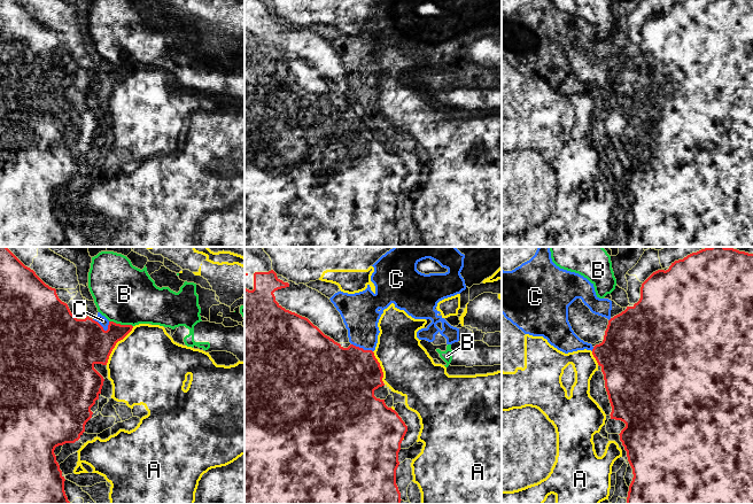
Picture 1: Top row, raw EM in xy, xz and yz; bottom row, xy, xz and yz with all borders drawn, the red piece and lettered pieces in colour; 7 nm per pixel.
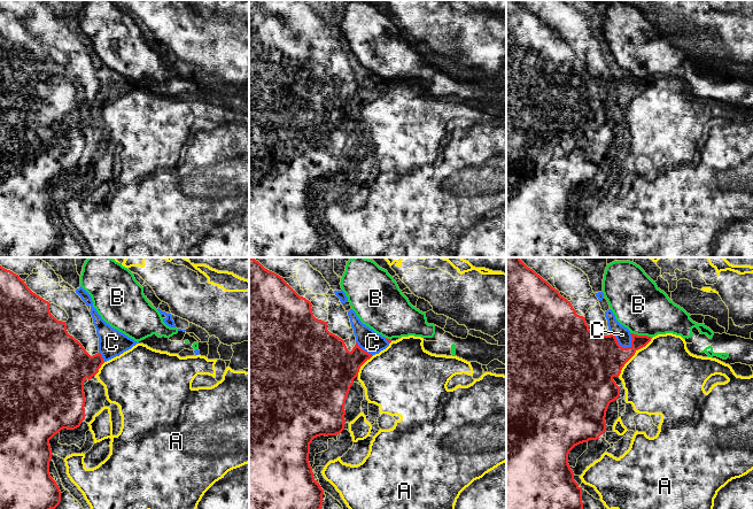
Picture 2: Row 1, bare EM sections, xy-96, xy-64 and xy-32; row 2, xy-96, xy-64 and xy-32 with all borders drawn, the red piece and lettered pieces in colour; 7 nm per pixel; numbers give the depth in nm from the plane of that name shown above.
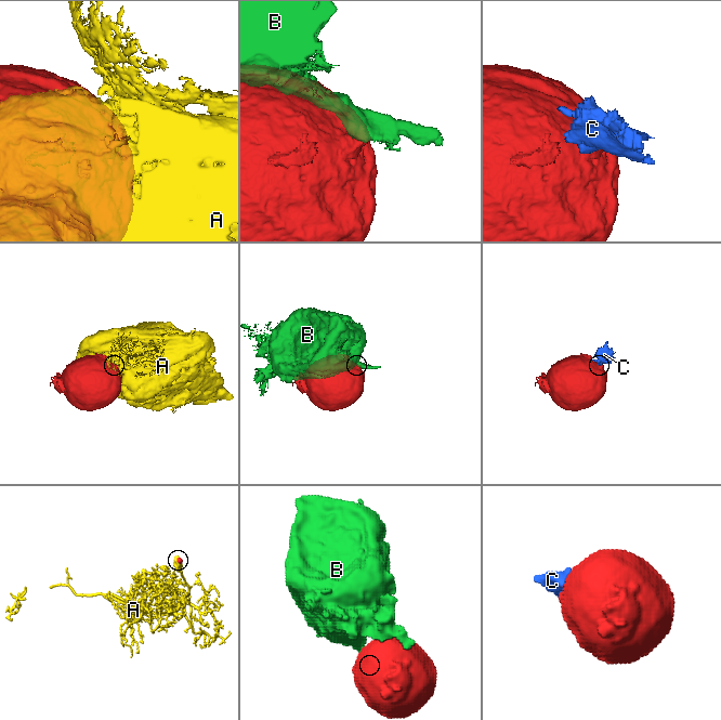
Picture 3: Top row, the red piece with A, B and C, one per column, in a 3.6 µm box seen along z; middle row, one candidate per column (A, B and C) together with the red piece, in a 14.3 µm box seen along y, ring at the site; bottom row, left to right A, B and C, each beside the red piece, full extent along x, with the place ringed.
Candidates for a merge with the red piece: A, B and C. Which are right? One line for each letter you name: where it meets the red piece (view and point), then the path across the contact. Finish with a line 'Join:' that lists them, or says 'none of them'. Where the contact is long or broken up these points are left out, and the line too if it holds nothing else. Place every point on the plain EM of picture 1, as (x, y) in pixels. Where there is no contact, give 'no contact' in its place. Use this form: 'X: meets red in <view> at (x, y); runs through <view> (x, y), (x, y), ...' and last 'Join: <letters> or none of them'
Join: none of them

